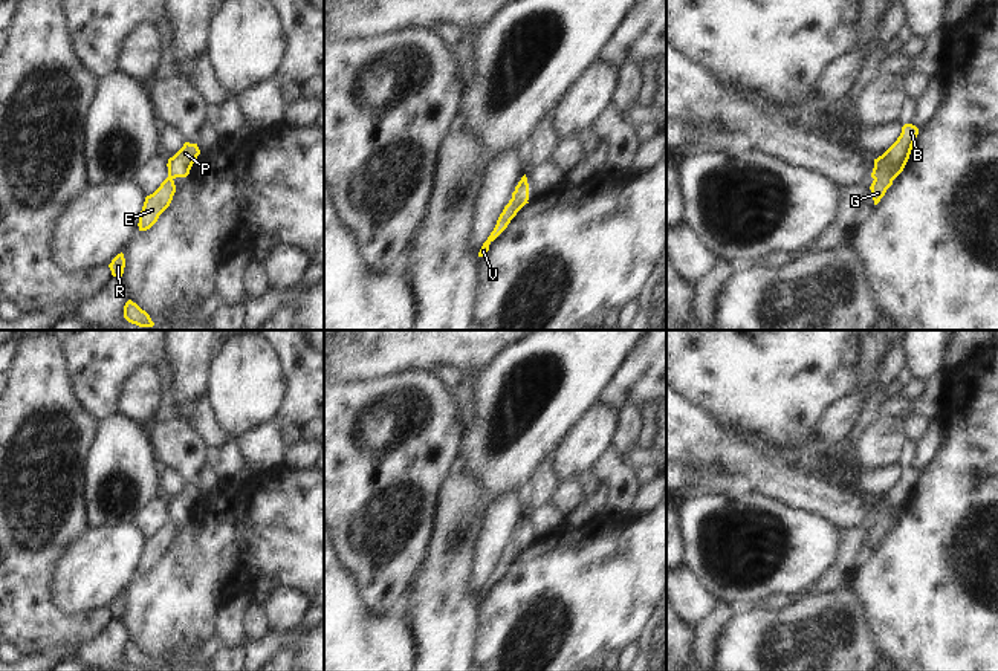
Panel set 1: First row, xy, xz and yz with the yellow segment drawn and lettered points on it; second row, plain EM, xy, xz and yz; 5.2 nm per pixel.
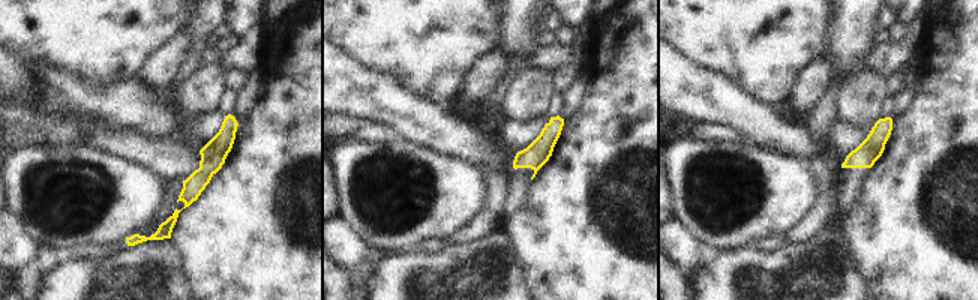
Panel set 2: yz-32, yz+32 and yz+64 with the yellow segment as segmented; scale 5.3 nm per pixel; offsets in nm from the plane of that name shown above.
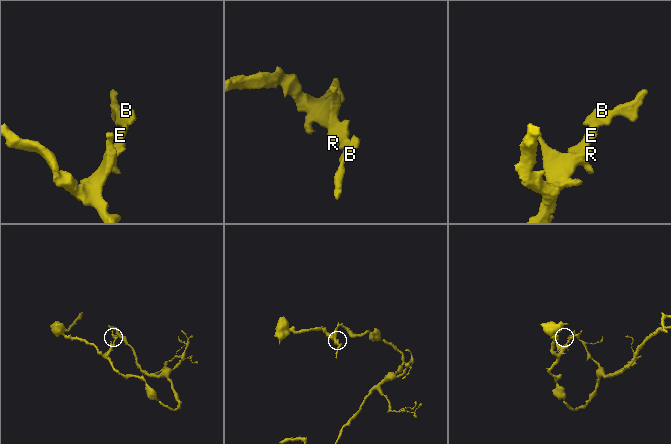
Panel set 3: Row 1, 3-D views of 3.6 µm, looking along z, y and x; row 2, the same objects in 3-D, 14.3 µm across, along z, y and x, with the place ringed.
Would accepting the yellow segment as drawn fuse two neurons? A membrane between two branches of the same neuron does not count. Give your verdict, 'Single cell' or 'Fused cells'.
Single cell.

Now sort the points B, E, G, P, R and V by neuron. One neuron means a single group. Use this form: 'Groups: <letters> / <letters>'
Groups: B E G P R V.

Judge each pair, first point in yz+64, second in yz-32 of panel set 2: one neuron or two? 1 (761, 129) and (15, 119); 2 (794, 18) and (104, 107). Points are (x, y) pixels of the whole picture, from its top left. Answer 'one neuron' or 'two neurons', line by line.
1: two neurons
2: two neurons

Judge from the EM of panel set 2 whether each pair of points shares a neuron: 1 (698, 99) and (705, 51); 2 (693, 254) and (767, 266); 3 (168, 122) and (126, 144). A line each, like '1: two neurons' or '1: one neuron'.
1: two neurons
2: two neurons
3: two neurons

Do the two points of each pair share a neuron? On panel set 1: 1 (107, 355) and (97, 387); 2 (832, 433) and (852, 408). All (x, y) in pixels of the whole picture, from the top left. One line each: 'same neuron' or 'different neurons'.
1: same neuron
2: same neuron

